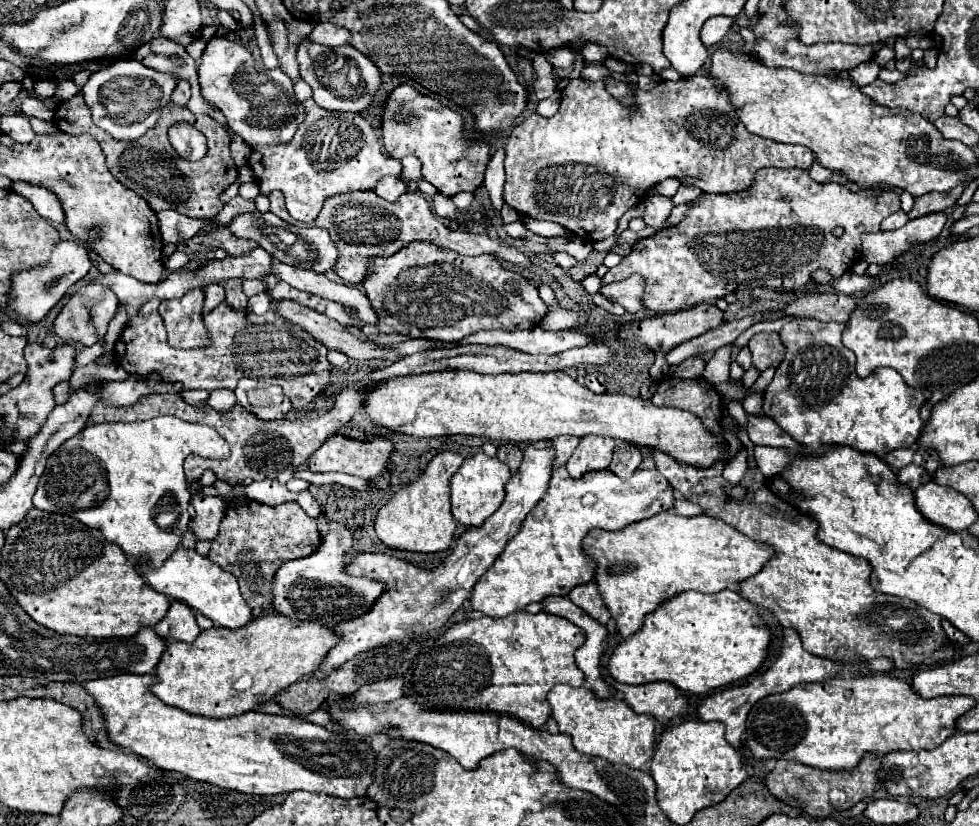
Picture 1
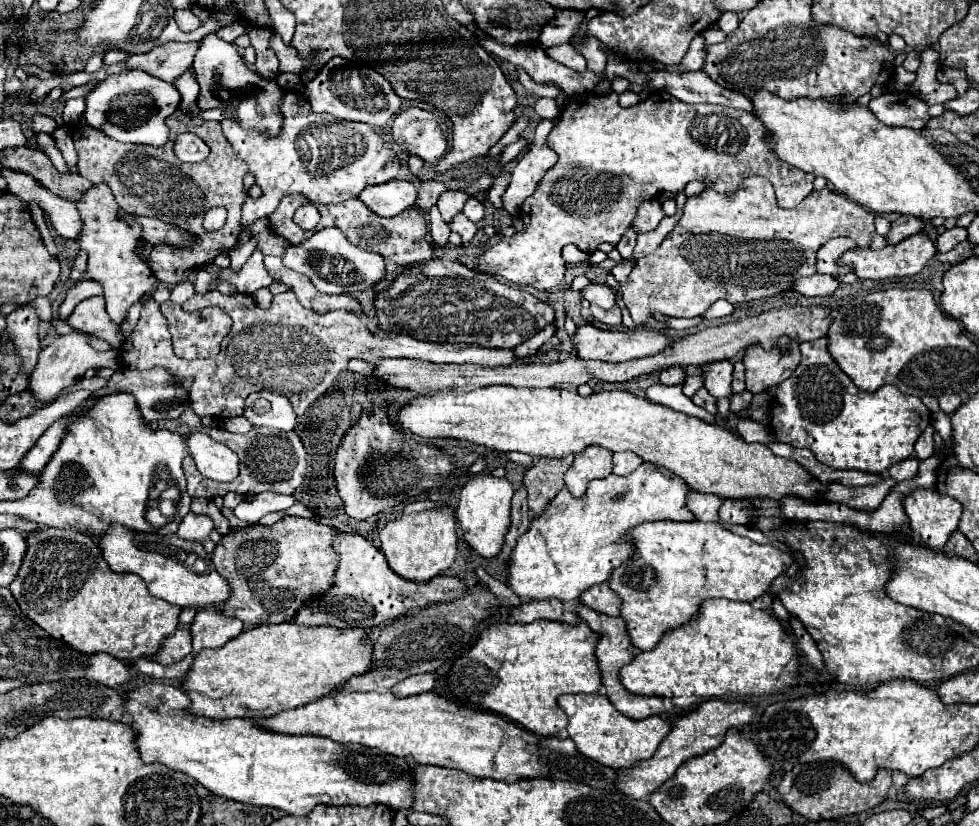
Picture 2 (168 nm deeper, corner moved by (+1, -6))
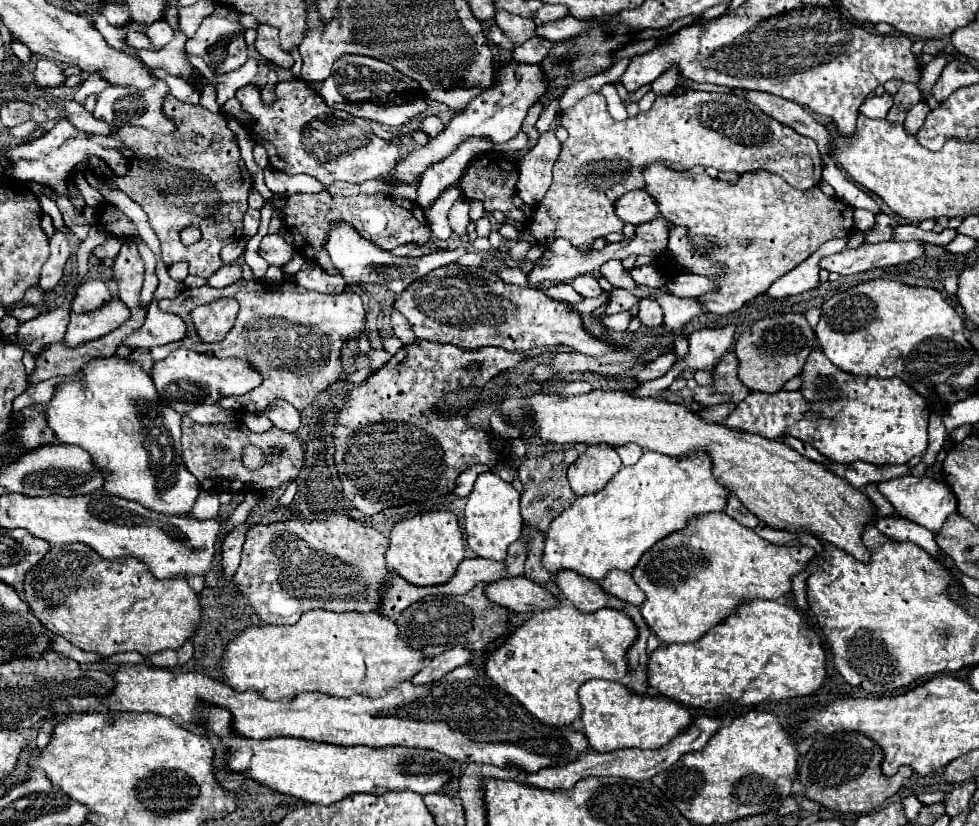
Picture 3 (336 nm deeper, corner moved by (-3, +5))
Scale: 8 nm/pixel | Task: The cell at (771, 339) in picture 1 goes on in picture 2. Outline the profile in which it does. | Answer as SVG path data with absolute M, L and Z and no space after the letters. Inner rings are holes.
M786 340L786 348L774 346L772 350L762 350L758 344L748 346L744 352L746 390L756 394L784 382L794 372L798 362L800 350L794 340Z

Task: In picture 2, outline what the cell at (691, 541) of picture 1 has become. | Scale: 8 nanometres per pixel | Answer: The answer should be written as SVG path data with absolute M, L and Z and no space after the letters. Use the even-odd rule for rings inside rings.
M700 520L644 522L632 528L628 536L632 536L634 554L630 560L622 562L618 568L612 570L608 586L622 600L620 616L626 622L632 646L638 650L652 650L668 628L676 628L686 620L690 620L698 612L702 600L728 598L728 600L752 602L754 598L764 596L770 588L770 582L782 572L786 572L788 566L792 564L790 554L782 552L780 548L772 544L756 544L750 538L734 534L720 522L700 522Z

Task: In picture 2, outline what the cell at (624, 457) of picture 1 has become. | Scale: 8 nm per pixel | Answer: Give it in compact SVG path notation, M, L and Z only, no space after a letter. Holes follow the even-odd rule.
M616 452L614 454L614 474L628 476L642 464L642 458L632 452Z

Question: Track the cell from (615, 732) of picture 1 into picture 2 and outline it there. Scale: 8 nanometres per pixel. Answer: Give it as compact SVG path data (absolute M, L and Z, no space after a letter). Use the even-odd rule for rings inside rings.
M566 694L558 698L558 706L568 716L568 734L574 740L580 754L610 766L610 768L634 768L640 762L654 756L660 742L668 734L670 726L660 716L650 716L644 720L632 720L620 714L614 704L600 694Z

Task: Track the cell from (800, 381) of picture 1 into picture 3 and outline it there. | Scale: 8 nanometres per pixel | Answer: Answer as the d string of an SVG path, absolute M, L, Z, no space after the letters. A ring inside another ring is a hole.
M816 347L802 371L804 383L802 383L802 395L810 403L812 411L802 417L800 423L792 425L788 431L792 437L810 443L814 449L818 449L826 459L834 463L854 463L854 461L866 461L874 465L900 465L908 463L912 457L922 457L928 449L928 415L930 409L926 405L926 399L920 397L914 389L910 389L900 379L872 379L872 377L856 377L850 373L844 373L832 361L820 353L820 347Z

